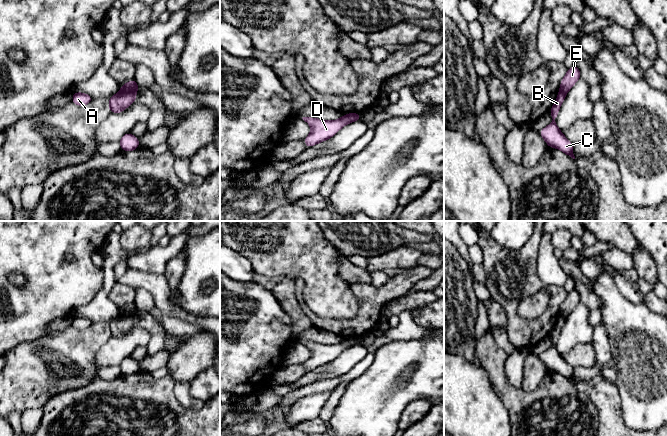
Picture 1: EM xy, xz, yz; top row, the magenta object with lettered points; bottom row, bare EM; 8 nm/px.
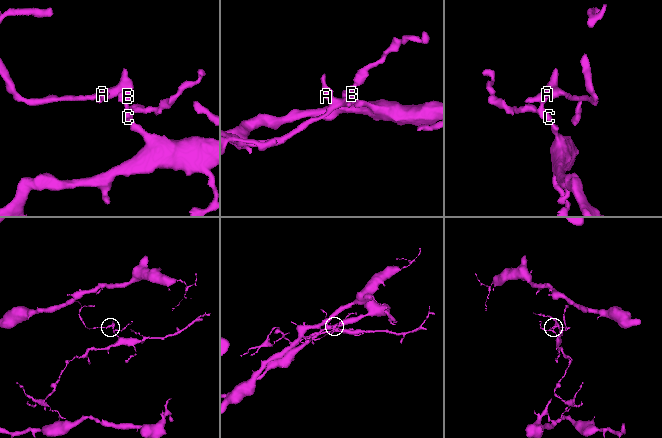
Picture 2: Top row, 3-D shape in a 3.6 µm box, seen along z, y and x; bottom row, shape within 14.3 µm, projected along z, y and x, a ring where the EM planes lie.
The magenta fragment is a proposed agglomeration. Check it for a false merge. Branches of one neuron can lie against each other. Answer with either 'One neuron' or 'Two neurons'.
Two neurons

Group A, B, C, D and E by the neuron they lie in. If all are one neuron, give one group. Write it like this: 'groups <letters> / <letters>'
groups A D E / B C

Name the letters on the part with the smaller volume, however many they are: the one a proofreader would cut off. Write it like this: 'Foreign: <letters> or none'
Foreign: B, C

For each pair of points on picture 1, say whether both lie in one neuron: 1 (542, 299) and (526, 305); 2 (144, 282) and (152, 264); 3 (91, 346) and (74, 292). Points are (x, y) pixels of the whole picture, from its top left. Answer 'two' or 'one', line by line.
1: one
2: two
3: two

